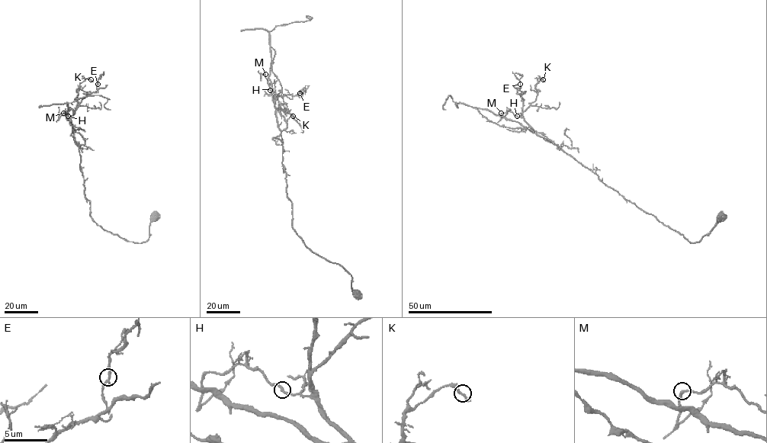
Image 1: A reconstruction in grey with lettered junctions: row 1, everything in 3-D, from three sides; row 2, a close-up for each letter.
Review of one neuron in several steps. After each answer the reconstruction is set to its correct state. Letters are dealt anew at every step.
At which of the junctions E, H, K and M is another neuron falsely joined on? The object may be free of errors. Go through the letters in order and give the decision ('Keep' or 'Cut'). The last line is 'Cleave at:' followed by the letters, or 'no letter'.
E: Keep
H: Keep
K: Keep
M: Keep
Cleave at: no letter

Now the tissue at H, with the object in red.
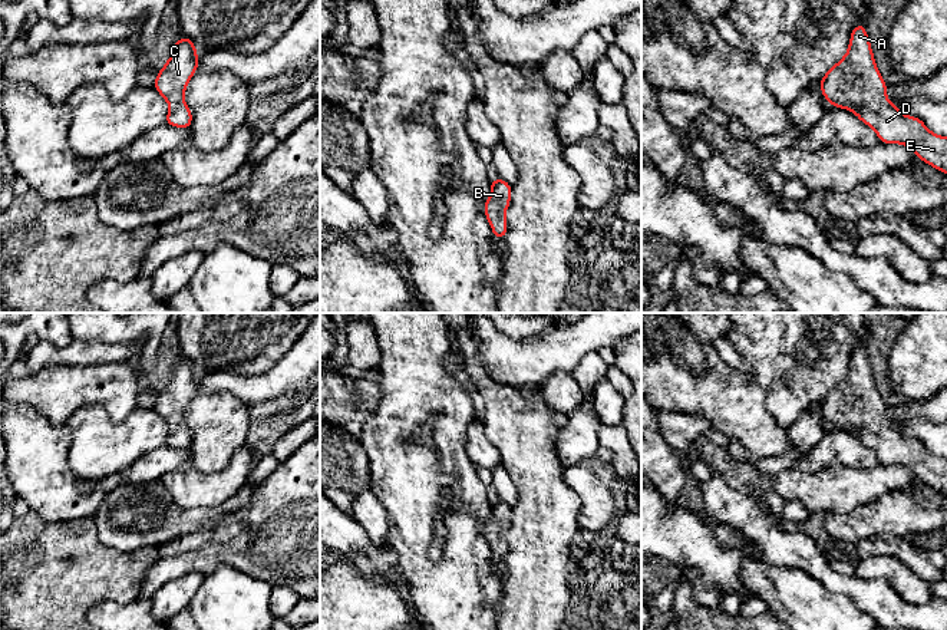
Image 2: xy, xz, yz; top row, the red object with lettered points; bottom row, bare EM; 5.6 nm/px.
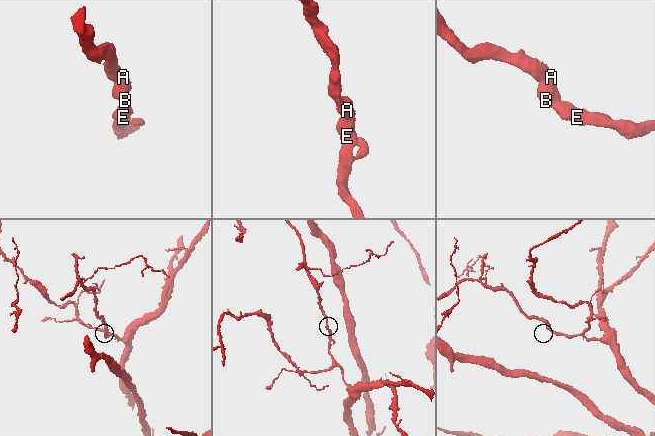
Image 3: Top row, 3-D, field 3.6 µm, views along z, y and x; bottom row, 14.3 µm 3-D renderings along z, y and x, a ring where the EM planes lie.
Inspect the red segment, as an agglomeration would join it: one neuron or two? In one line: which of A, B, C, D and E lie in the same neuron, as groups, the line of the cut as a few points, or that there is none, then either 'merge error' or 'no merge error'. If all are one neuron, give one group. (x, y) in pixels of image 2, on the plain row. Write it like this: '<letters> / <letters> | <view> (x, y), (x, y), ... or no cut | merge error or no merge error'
A B C D E | no cut | no merge error

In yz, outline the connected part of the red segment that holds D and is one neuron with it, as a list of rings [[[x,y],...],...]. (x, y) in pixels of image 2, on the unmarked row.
[[[864,344],[849,360],[847,376],[819,400],[824,419],[871,448],[881,465],[908,468],[923,484],[947,497],[947,459],[933,455],[917,438],[905,438],[887,416]]]

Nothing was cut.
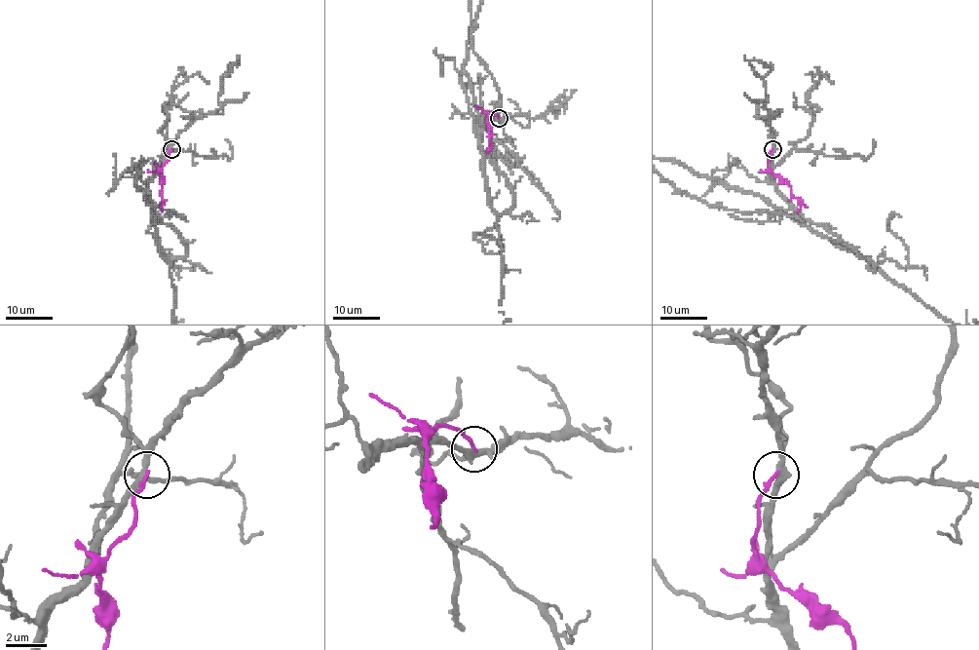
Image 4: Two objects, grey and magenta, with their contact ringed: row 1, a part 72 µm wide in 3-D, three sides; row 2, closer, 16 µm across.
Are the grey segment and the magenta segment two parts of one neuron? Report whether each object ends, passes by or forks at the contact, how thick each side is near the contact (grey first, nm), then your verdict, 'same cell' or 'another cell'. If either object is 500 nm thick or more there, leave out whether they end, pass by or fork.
grey passes by; magenta ends; calibres 340 and 190 nm; another cell

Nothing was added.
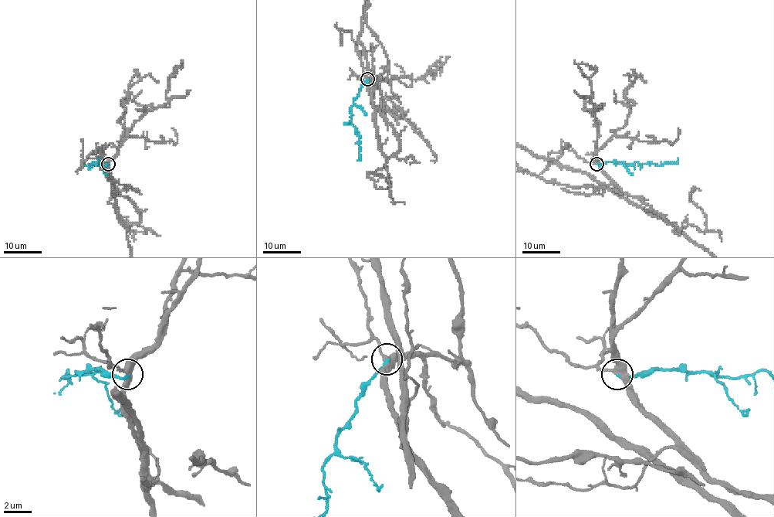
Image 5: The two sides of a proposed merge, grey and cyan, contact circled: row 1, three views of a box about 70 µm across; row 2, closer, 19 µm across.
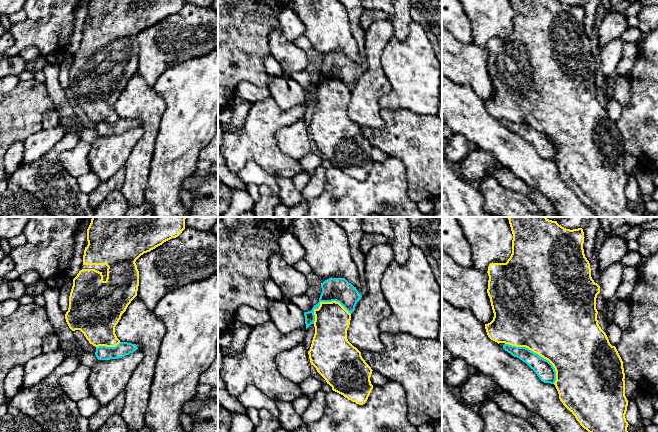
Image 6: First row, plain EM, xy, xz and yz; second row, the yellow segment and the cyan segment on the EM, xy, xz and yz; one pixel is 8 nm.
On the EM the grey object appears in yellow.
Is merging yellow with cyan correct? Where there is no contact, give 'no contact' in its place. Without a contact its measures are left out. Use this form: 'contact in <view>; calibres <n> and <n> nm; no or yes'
contact in yz; calibres 500 and 150 nm; no

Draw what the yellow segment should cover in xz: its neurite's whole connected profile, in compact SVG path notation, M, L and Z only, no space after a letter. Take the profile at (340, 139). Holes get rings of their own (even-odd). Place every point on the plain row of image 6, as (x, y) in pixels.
M336 77L320 78L318 85L314 85L315 110L308 127L311 141L326 156L332 166L343 171L356 180L366 179L372 165L370 153L371 143L361 132L361 128L347 115L351 90Z

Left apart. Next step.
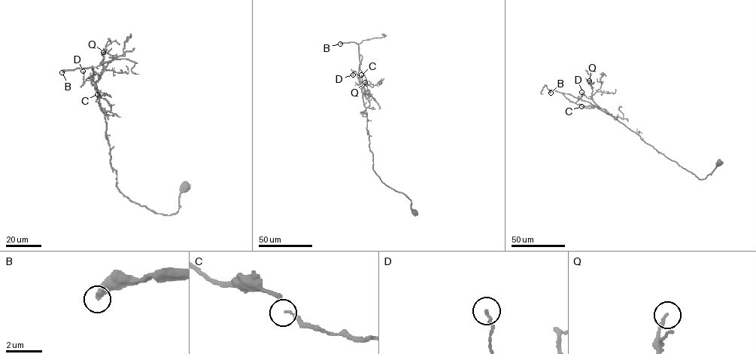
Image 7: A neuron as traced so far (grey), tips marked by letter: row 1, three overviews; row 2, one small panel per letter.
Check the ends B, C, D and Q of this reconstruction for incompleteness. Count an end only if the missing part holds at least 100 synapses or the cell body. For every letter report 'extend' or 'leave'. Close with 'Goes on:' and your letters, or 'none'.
B: extend
C: leave
D: leave
Q: leave
Goes on: B

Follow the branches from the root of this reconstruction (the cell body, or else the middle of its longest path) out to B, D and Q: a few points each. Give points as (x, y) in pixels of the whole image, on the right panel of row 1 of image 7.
B: (718, 163), (711, 173), (699, 179), (646, 144), (614, 117), (590, 102), (552, 90), (549, 90), (551, 93)
D: (718, 163), (711, 173), (699, 179), (602, 111), (592, 99), (582, 95), (578, 100), (581, 92)
Q: (718, 163), (711, 173), (699, 179), (646, 144), (614, 117), (602, 111), (593, 101), (593, 87), (589, 80)

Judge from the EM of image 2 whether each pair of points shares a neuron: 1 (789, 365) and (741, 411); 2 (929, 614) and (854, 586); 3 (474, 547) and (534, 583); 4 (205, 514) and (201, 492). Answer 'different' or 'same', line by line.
1: different
2: same
3: different
4: different

